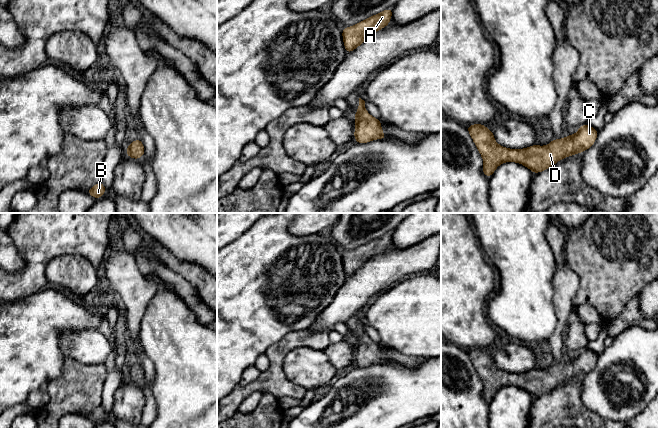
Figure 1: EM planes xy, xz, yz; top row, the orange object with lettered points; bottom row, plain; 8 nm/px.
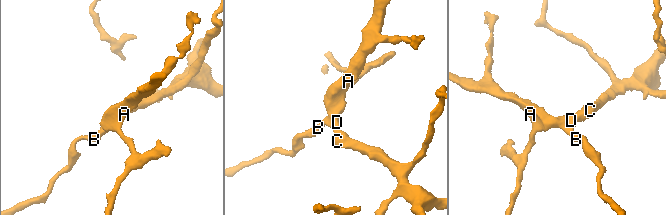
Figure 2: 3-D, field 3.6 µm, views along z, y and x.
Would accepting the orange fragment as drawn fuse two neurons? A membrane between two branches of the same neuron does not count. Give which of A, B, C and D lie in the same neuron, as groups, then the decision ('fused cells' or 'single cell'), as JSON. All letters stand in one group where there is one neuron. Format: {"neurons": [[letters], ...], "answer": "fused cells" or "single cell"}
{"neurons": [["A", "B", "C", "D"]], "answer": "single cell"}

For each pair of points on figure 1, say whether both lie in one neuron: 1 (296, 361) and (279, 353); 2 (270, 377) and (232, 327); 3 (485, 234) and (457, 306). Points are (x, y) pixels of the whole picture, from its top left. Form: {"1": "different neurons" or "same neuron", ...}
{"1": "different neurons", "2": "different neurons", "3": "different neurons"}

